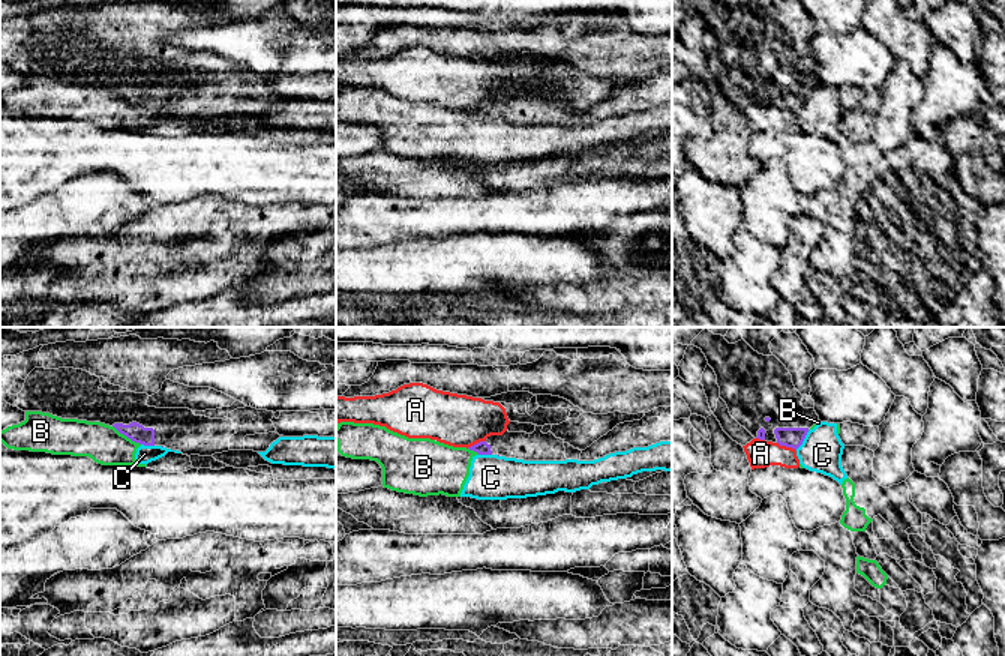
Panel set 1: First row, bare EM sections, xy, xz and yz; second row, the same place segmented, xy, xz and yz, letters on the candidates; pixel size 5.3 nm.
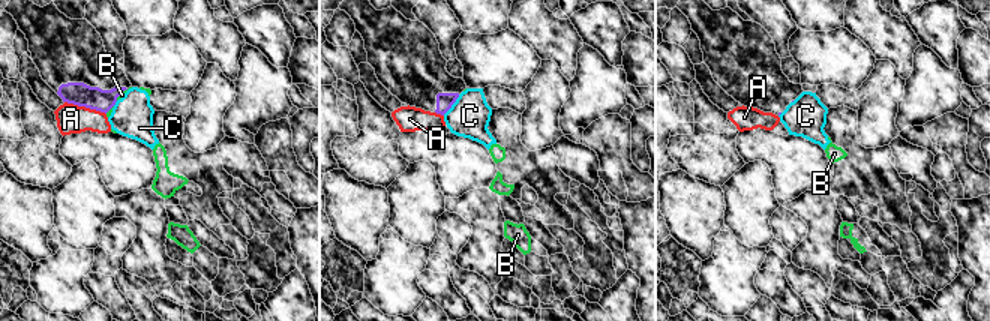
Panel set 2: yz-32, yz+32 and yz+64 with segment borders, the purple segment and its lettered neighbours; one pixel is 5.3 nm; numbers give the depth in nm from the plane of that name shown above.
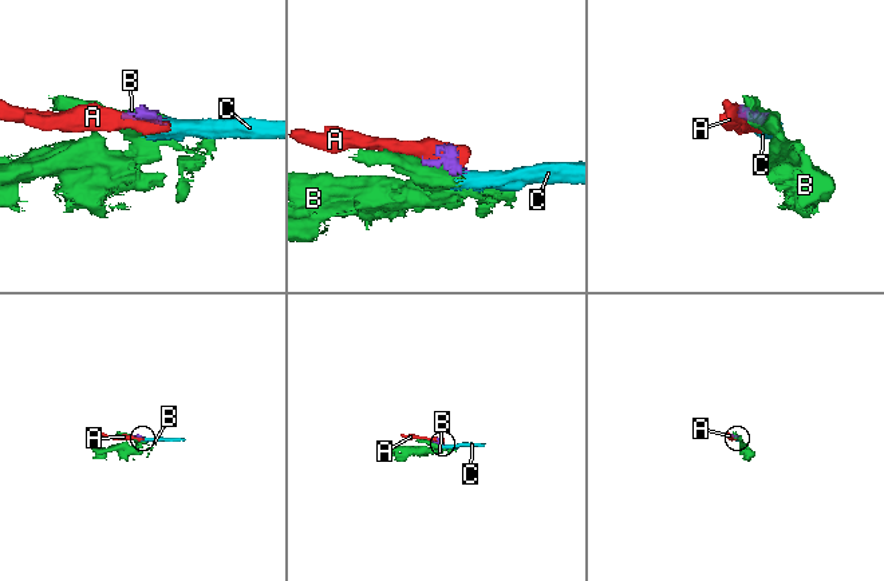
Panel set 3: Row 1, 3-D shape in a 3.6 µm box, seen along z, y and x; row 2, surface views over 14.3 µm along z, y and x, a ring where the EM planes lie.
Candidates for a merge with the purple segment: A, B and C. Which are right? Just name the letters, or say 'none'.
none

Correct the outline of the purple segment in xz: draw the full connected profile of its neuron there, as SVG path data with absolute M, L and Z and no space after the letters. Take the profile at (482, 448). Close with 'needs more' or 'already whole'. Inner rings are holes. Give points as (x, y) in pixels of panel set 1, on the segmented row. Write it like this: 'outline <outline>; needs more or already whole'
outline M672 405L654 408L640 420L616 425L585 450L574 449L552 432L543 434L542 429L543 426L536 425L532 434L506 431L502 435L490 435L468 449L478 455L500 455L524 461L594 461L609 453L672 441Z; needs more

